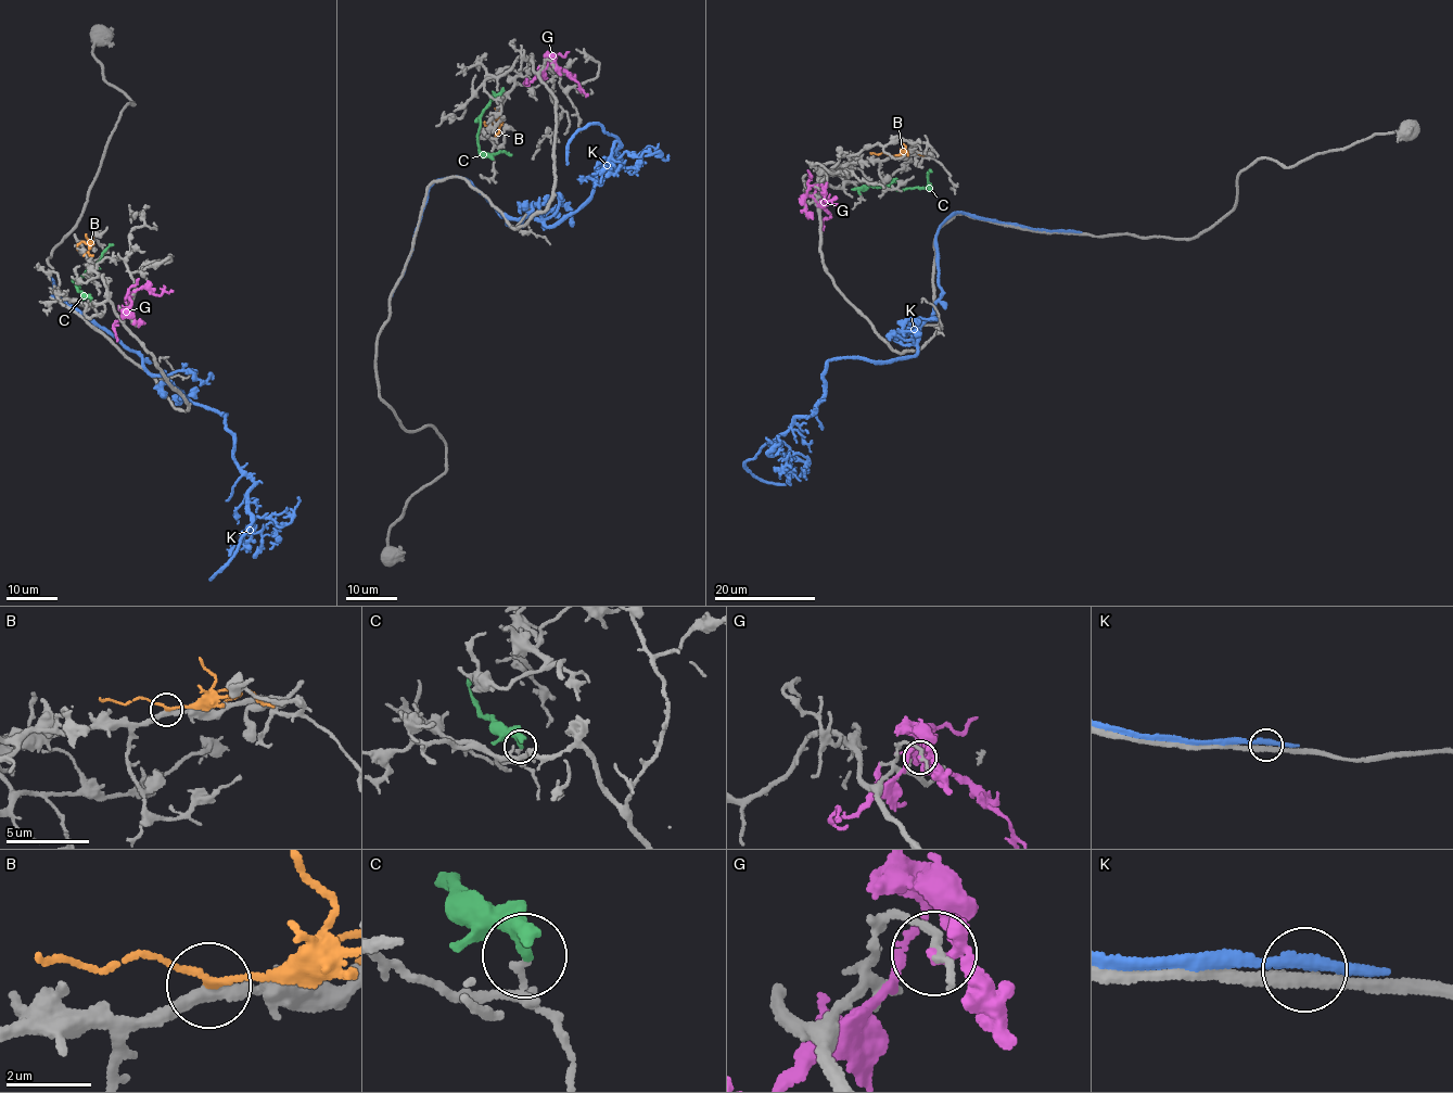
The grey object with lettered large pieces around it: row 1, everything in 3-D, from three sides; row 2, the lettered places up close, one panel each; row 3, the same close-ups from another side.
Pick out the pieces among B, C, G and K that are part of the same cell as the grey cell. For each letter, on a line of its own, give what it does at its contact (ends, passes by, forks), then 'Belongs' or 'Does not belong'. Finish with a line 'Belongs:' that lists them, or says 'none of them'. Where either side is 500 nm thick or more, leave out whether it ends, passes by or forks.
B: It passes by. Does not belong
C: It passes by. Does not belong
G: It forks there. Does not belong
K: It passes by. Does not belong
Belongs: none of them

